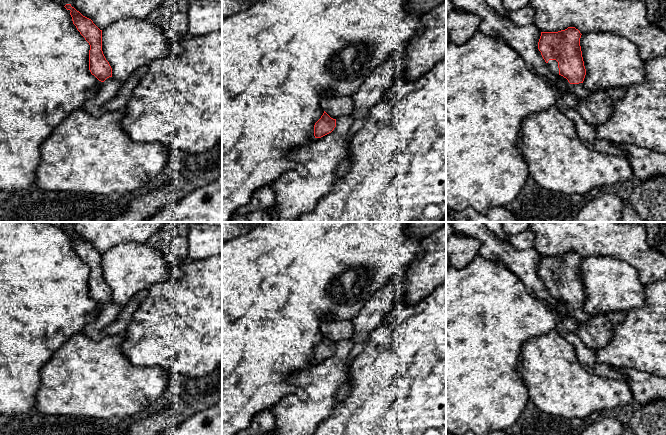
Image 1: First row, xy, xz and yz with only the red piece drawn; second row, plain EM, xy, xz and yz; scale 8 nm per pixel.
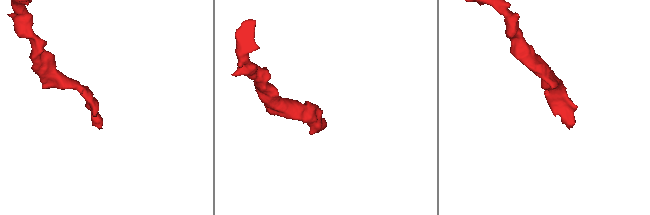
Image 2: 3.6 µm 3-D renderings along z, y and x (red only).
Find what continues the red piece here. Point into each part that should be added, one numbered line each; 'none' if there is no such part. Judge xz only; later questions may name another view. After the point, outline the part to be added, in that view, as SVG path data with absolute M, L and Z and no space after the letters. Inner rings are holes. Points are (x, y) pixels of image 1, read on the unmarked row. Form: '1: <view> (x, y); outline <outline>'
none

